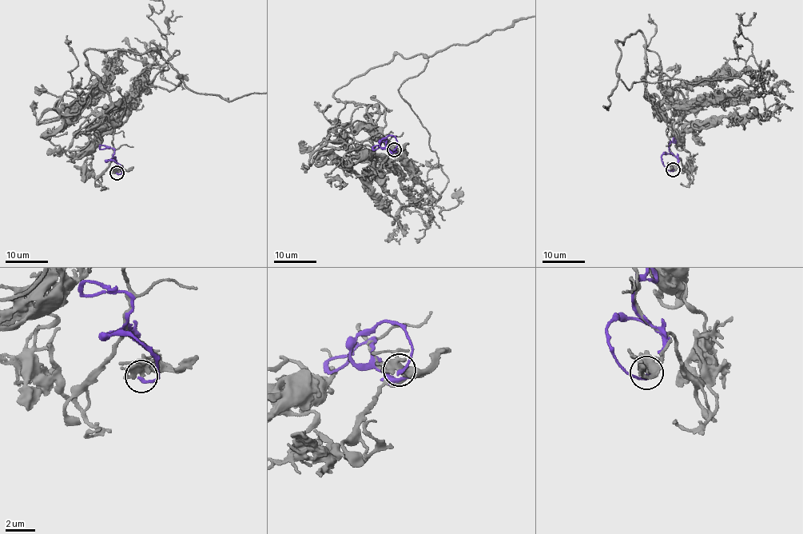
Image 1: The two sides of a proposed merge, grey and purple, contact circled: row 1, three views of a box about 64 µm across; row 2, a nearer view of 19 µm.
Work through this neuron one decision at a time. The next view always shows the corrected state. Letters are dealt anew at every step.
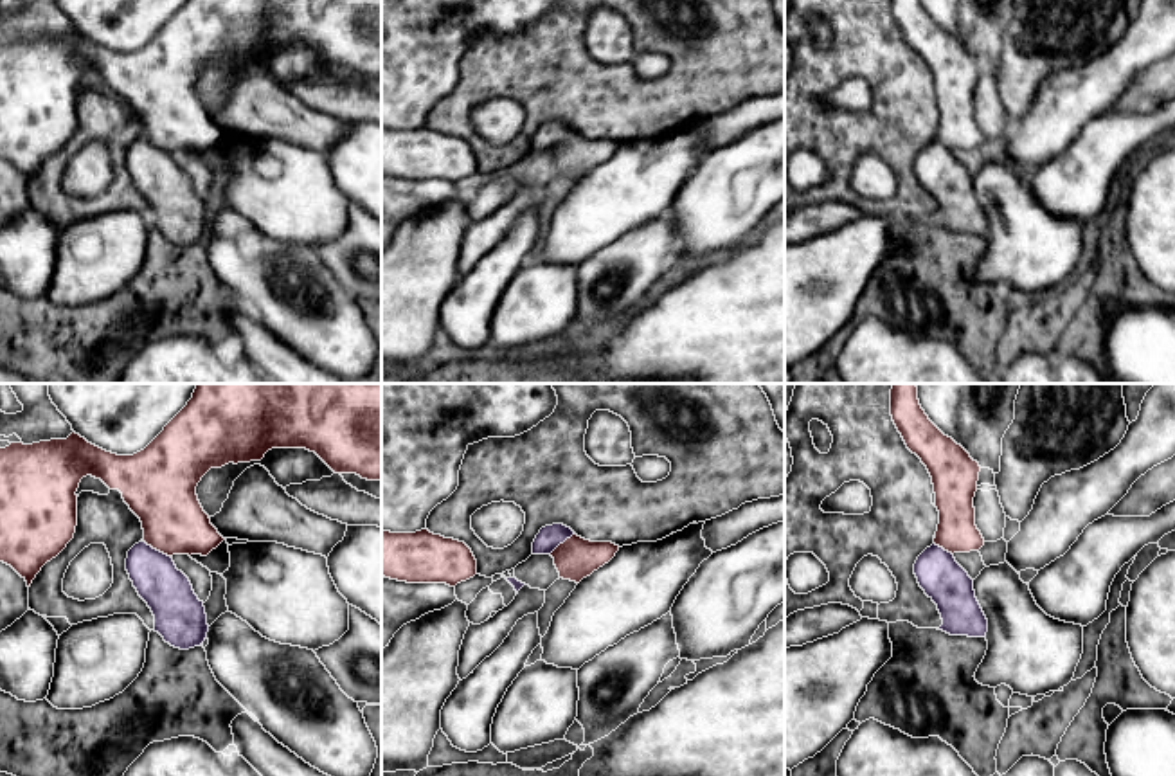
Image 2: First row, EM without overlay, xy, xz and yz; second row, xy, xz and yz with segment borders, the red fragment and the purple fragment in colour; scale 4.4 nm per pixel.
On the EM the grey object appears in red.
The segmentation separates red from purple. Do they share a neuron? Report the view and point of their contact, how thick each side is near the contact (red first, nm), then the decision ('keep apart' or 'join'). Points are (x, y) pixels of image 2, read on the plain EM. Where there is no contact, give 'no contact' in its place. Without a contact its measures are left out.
xy (157, 146) | 300/220 nm | keep apart

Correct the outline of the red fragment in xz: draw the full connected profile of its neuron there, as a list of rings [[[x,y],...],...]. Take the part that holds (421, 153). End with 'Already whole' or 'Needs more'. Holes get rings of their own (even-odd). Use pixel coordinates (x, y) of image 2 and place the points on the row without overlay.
[[[381,128],[381,173],[407,180],[455,184],[477,171],[471,146],[459,137],[434,131]]]. Already whole

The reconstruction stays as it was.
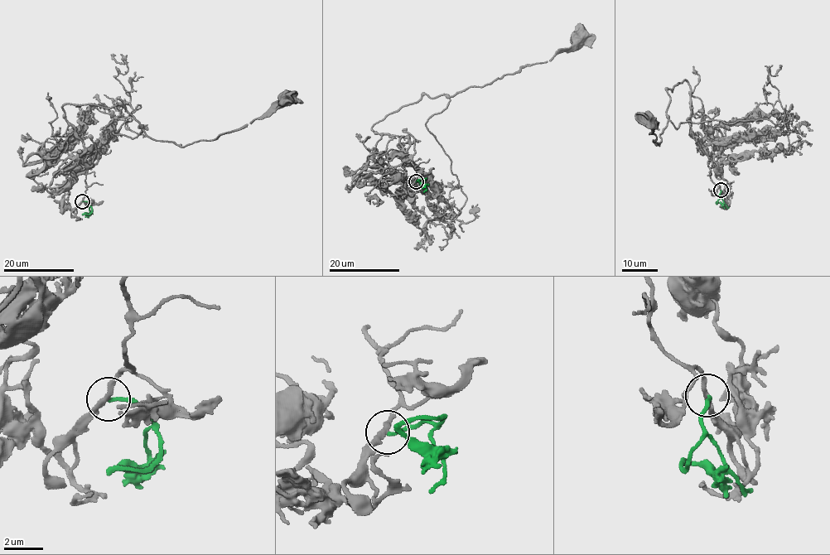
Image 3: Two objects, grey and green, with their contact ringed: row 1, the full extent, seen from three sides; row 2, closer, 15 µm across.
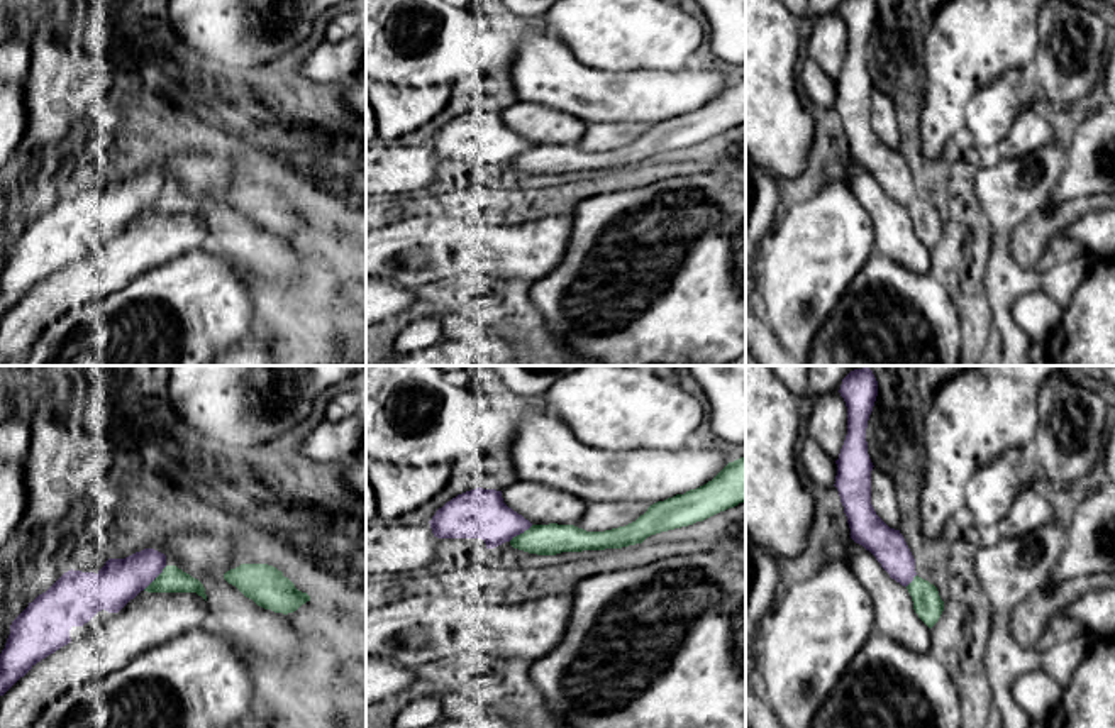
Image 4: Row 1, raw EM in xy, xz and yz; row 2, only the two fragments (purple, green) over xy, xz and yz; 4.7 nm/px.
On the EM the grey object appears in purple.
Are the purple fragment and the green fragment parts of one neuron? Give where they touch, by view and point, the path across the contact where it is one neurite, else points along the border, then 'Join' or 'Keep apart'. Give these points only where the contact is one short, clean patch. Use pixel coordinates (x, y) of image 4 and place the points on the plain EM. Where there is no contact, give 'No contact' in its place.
Touches purple at xy (155, 198). Path across: xy (119, 202), (126, 198), (155, 198), (171, 200). Join

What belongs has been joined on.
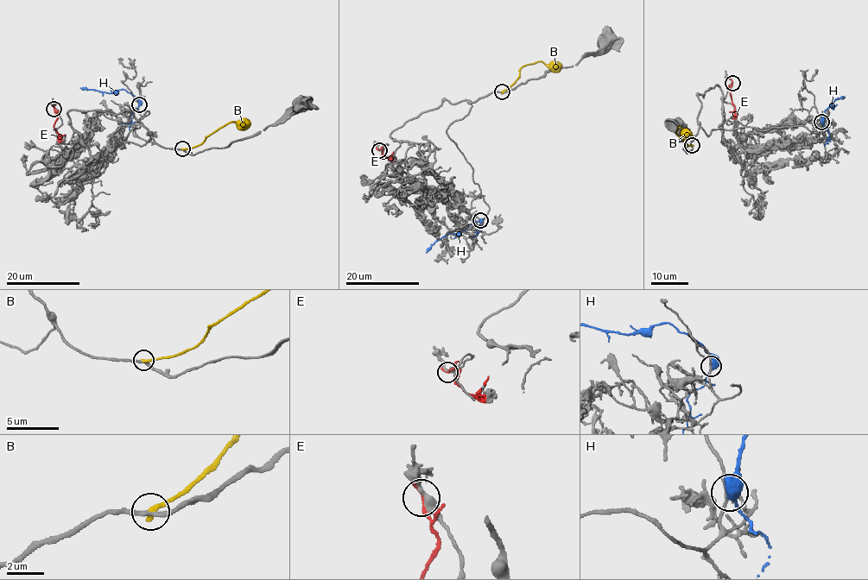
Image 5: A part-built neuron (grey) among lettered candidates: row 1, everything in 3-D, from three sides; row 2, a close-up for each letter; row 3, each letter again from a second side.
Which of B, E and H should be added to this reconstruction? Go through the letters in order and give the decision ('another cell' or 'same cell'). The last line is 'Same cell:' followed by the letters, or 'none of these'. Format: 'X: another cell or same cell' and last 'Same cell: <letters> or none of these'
B: another cell
E: another cell
H: another cell
Same cell: none of these

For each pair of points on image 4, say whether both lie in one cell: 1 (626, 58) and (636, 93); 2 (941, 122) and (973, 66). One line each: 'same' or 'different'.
1: different
2: same

